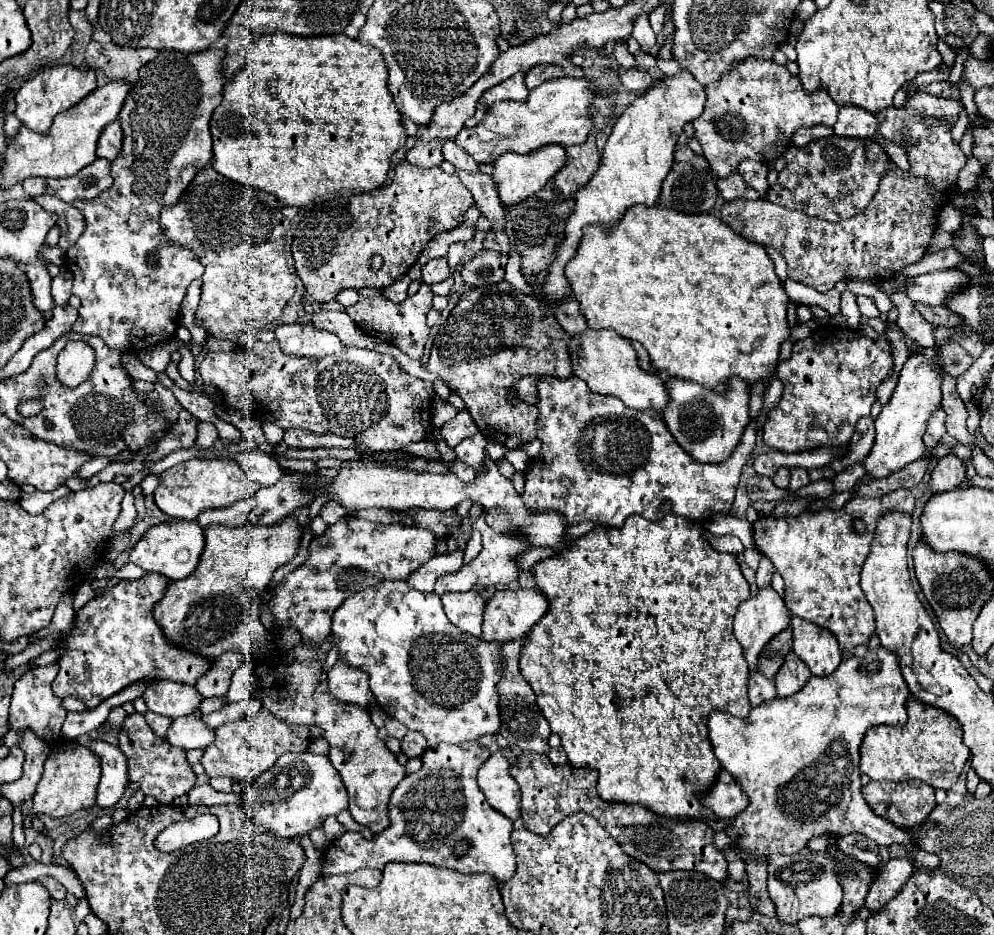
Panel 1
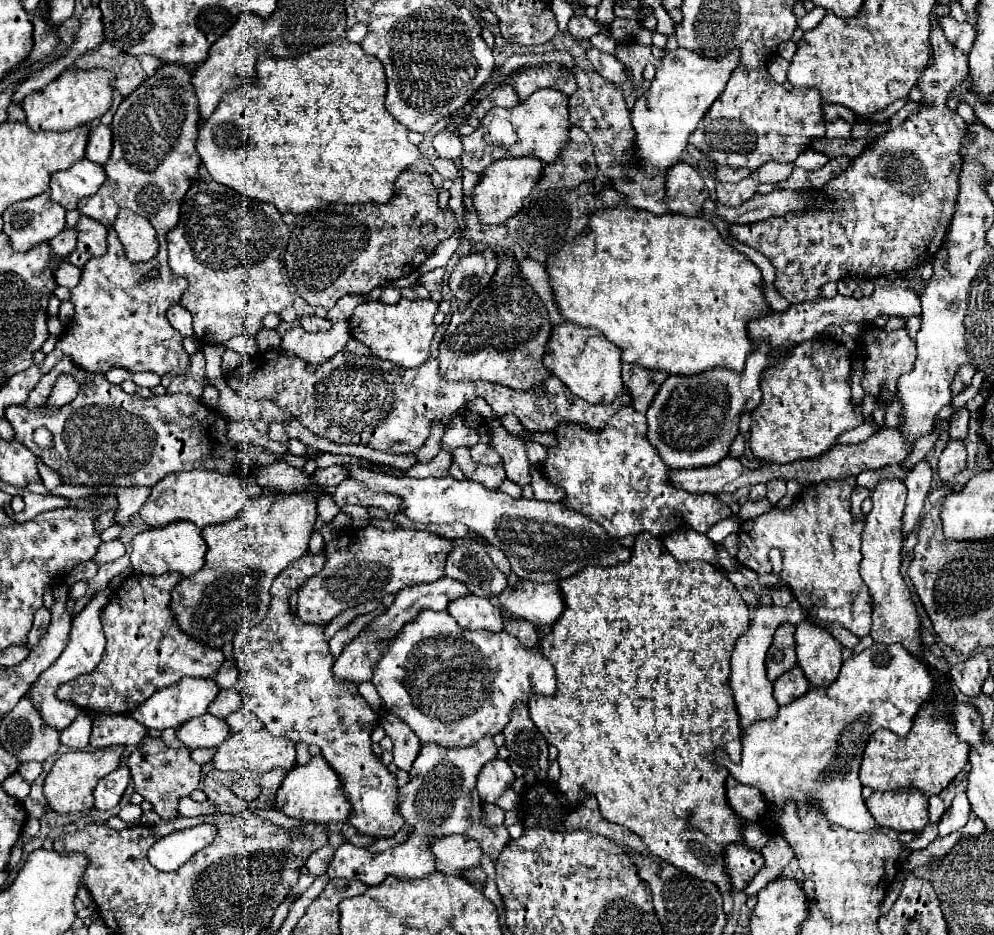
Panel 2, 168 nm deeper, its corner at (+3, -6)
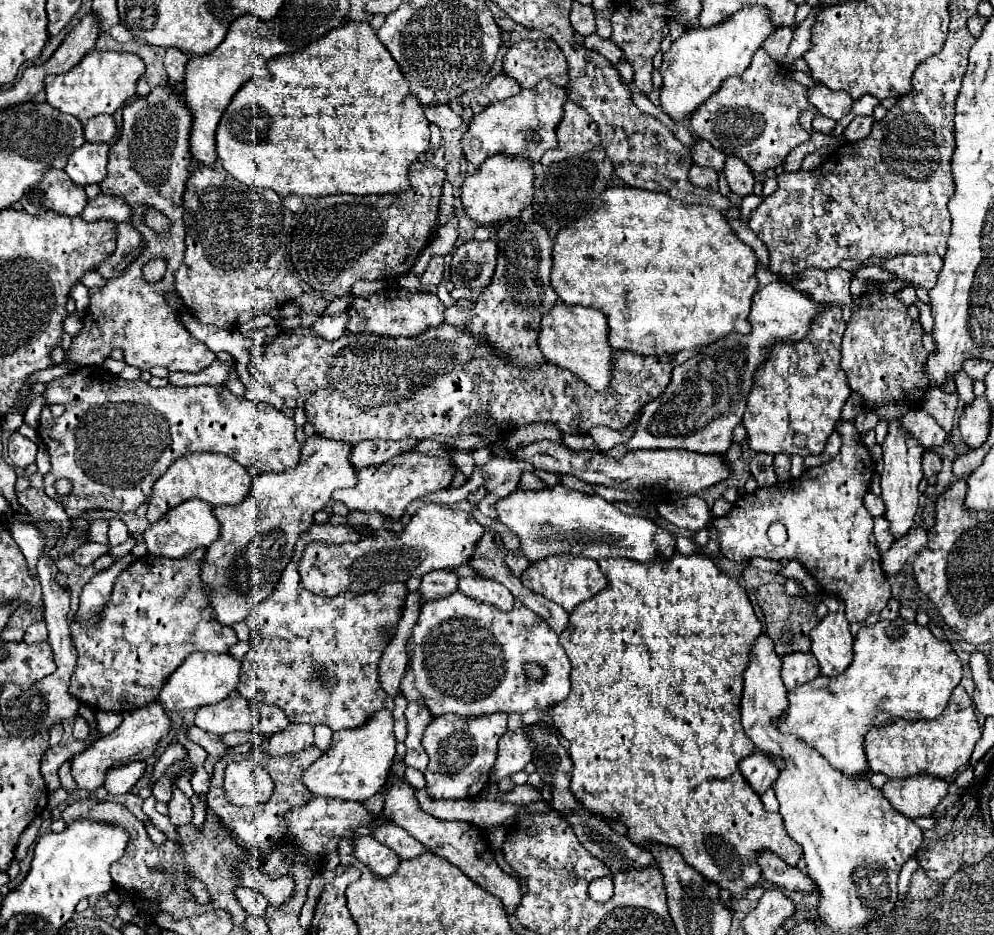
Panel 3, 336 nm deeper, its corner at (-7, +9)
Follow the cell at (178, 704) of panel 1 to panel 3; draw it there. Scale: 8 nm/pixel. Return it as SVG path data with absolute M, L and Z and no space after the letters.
M193 653L189 655L165 681L161 687L161 693L157 697L157 703L169 713L169 711L189 711L205 705L213 705L221 699L225 699L239 683L239 667L241 663L233 659L231 655L215 655L215 653Z

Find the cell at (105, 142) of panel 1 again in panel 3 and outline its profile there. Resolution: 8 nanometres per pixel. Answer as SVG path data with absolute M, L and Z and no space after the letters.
M113 115L91 117L85 123L85 139L91 143L107 143L109 145L115 141L115 135L117 135L117 125L115 125Z

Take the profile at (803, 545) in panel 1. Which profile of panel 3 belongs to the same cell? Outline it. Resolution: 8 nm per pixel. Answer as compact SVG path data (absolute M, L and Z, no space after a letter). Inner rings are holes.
M839 421L837 431L841 433L843 445L839 455L829 463L805 469L797 479L743 495L725 517L717 517L713 523L719 529L719 545L725 557L733 561L745 561L749 557L773 561L799 559L825 593L845 603L847 619L861 623L869 615L881 613L891 599L891 585L881 567L881 555L873 535L873 517L863 505L875 461L861 443L853 423ZM771 523L783 523L787 527L789 539L783 547L771 545L767 537Z

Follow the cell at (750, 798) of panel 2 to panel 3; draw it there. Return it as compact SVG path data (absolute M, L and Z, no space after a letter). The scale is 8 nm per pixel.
M761 751L745 757L739 763L739 769L741 769L743 777L747 779L747 783L753 787L753 791L757 791L759 795L763 795L767 789L771 789L771 785L779 777L777 767Z

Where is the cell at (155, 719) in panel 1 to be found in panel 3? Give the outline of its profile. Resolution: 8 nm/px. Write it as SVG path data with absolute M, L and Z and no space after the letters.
M189 725L187 737L189 737L189 741L201 745L209 755L215 755L215 757L227 755L227 747L221 743L221 739L215 733L207 733L207 731L199 729L197 725Z

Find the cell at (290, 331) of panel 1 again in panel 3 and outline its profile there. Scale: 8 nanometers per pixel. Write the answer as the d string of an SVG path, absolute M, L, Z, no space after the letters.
M335 313L335 315L321 315L313 325L311 331L327 341L335 341L341 335L345 335L345 325L349 323L347 313Z

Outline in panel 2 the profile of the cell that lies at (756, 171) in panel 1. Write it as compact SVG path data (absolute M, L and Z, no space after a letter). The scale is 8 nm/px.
M719 166L715 168L715 178L719 182L739 182L743 178L747 178L749 172L743 168L731 168L731 166Z

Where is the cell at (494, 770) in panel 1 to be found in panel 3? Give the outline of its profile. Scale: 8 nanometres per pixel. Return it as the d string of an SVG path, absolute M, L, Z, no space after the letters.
M519 729L515 733L507 731L499 739L499 753L491 777L499 781L503 777L511 777L515 771L523 771L533 757L533 749L535 745L525 737L525 729Z

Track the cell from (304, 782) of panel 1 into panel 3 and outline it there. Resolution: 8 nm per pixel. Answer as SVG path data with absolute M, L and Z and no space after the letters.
M387 709L377 711L367 725L361 729L335 731L331 747L309 767L303 775L303 785L321 797L347 799L347 801L365 801L373 797L387 781L387 773L395 755L395 735L393 735L392 712Z

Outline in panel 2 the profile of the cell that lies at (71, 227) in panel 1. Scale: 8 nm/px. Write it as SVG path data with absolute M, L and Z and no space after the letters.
M81 216L77 228L79 228L79 244L75 252L69 254L69 262L83 270L83 266L91 258L99 258L107 252L107 226L93 218Z

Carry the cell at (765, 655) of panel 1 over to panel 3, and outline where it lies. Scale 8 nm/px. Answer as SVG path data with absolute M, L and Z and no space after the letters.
M769 583L769 585L759 587L755 591L755 595L757 595L757 603L761 605L761 609L765 613L767 633L769 633L769 637L773 637L775 653L779 657L785 657L795 651L809 651L809 647L811 647L809 631L819 623L819 619L815 615L815 605L811 601L803 601L799 597L787 595L783 585L777 585L777 583Z

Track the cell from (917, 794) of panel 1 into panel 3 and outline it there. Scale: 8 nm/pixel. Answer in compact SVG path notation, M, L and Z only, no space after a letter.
M917 773L917 777L889 779L883 785L883 797L905 817L929 817L937 803L947 795L945 779Z

